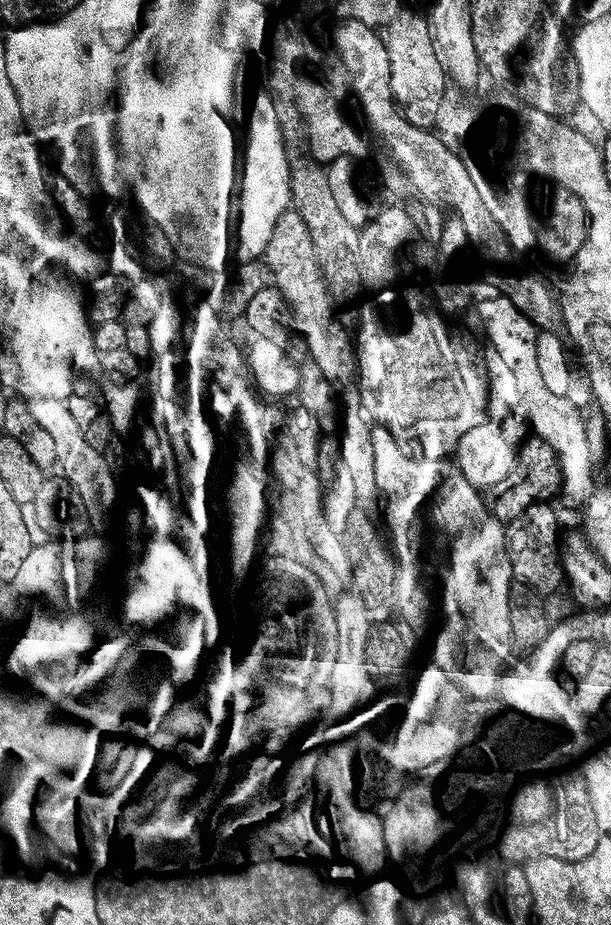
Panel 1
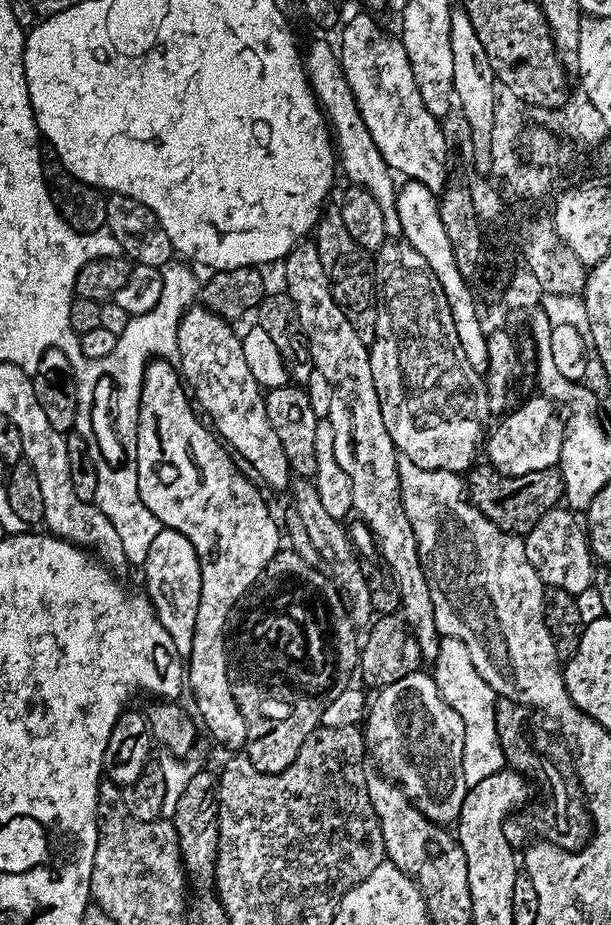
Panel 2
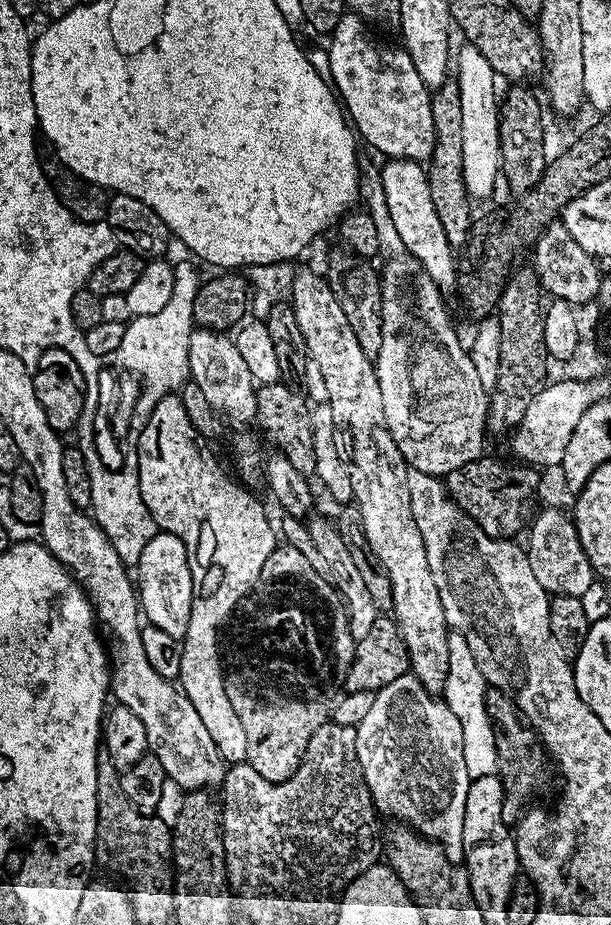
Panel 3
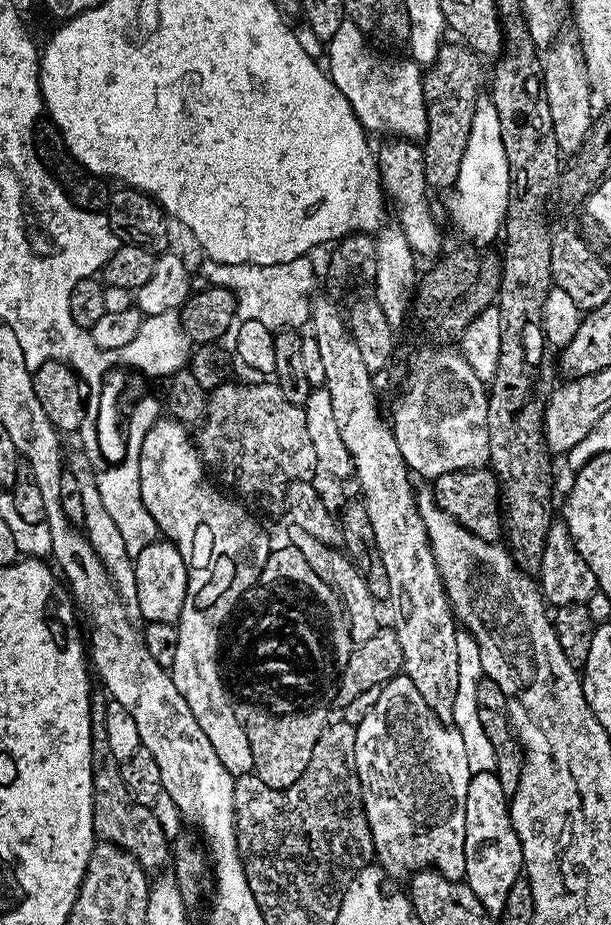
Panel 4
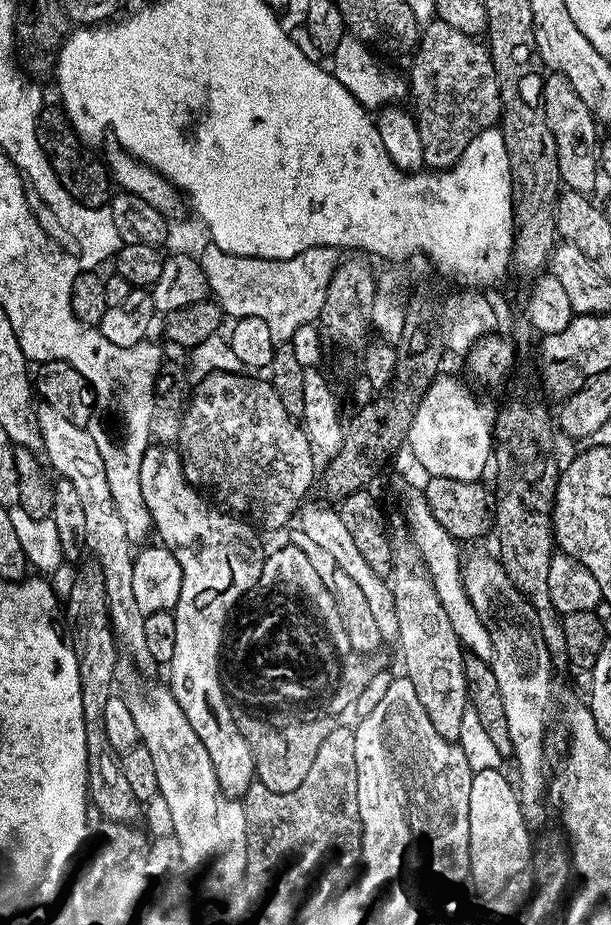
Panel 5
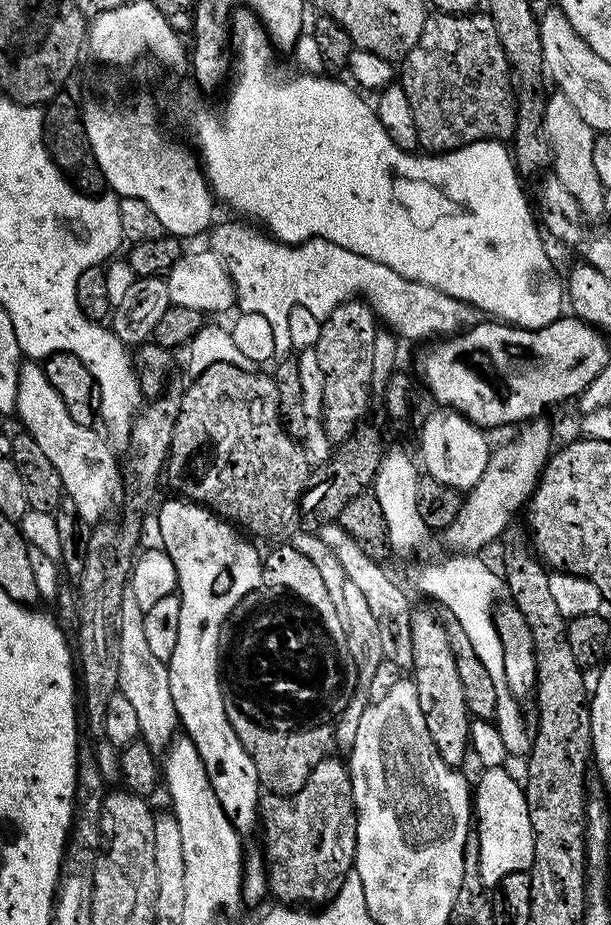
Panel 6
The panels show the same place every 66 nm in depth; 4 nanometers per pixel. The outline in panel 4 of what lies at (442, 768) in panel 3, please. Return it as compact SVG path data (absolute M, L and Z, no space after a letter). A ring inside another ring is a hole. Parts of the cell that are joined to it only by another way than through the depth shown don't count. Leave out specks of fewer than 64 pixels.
M399 674L383 685L380 688L378 702L374 702L374 710L370 710L370 714L366 714L366 718L362 718L362 722L356 725L354 762L358 770L358 782L364 787L362 802L366 810L368 825L372 831L372 847L379 863L388 870L391 870L391 868L435 870L451 880L461 879L462 873L466 870L466 854L464 853L464 843L466 842L466 790L473 777L470 762L466 762L466 746L462 743L462 734L458 734L458 730L454 726L449 726L445 721L439 720L434 714L434 710L430 710L430 706L426 706L422 694L418 694L418 689L414 687L414 682L410 682L408 676Z

